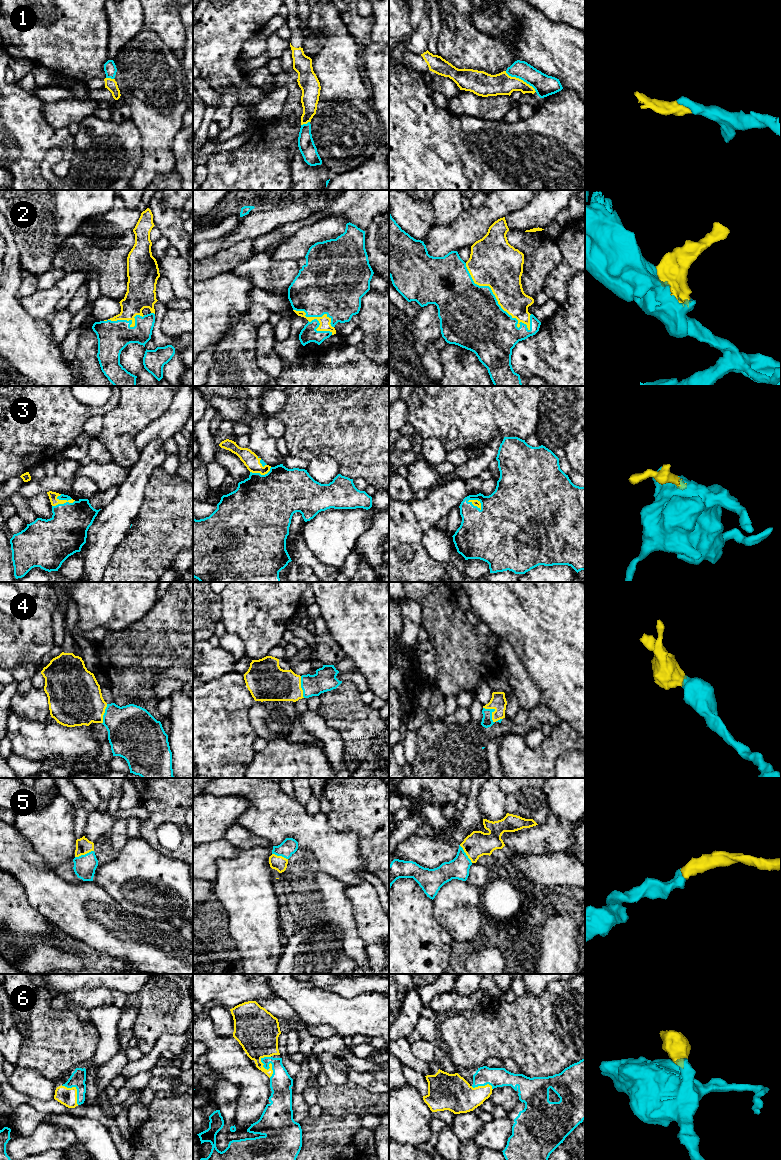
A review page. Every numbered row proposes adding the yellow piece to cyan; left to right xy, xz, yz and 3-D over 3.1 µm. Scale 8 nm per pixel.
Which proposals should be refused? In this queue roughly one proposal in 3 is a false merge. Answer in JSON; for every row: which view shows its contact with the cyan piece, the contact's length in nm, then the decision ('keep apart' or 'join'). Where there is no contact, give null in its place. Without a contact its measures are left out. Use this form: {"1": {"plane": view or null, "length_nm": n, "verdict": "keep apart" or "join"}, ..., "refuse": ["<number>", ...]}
{"1": {"plane": "yz", "length_nm": 300, "verdict": "join"}, "2": {"plane": "yz", "length_nm": 750, "verdict": "join"}, "3": {"plane": "xy", "length_nm": 190, "verdict": "join"}, "4": {"plane": "yz", "length_nm": 180, "verdict": "join"}, "5": {"plane": "xy", "length_nm": 160, "verdict": "join"}, "6": {"plane": "xz", "length_nm": 180, "verdict": "join"}, "refuse": []}

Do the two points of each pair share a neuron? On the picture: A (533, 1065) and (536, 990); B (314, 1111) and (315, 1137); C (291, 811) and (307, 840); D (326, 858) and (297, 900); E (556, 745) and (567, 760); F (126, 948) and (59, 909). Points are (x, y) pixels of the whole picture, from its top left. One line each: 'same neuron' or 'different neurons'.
A: different neurons
B: different neurons
C: same neuron
D: different neurons
E: different neurons
F: same neuron

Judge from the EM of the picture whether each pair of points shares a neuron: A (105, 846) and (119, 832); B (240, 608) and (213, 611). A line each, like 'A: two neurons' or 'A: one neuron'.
A: one neuron
B: two neurons

